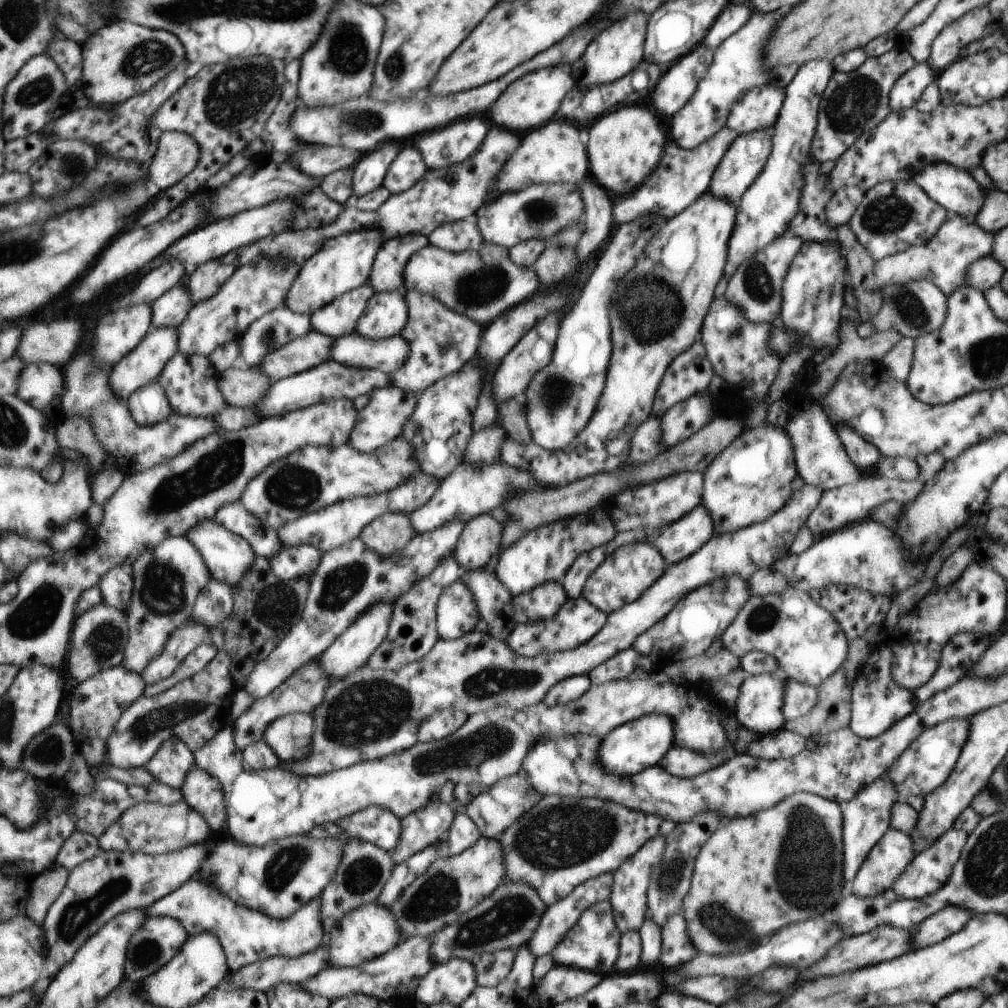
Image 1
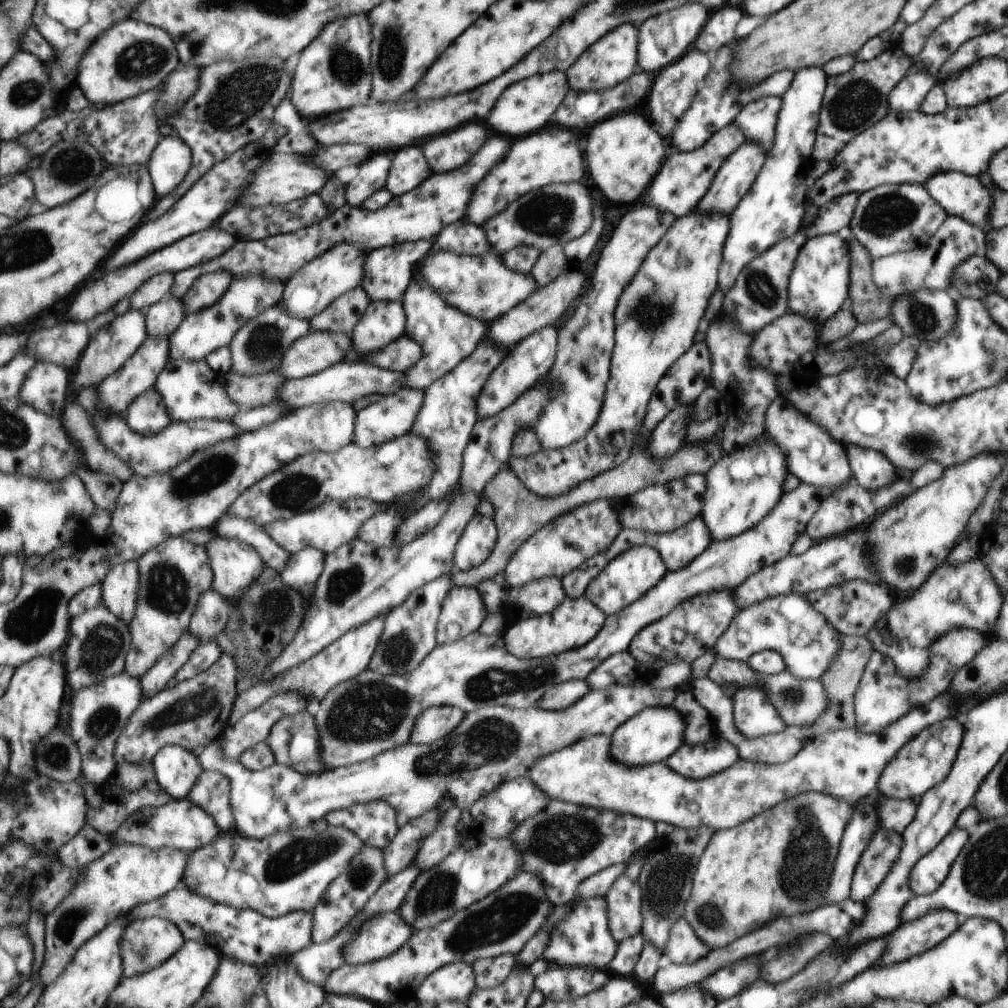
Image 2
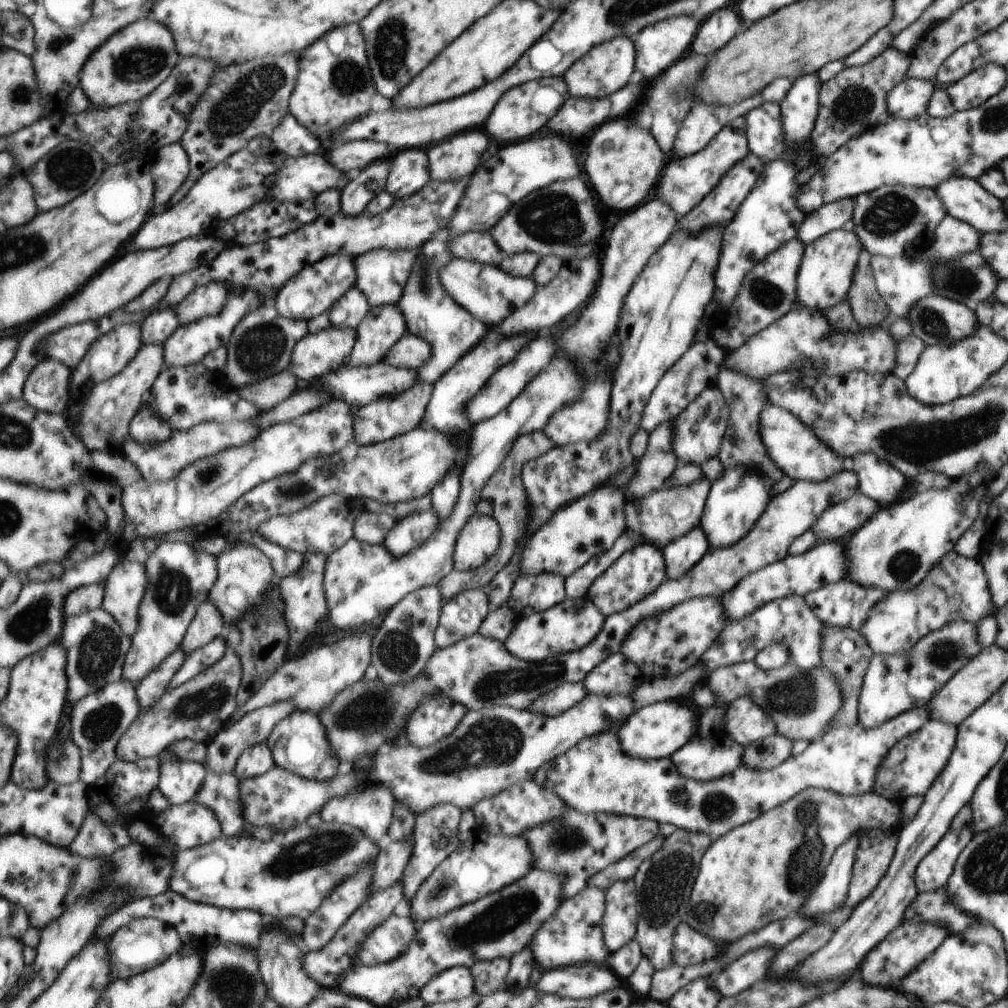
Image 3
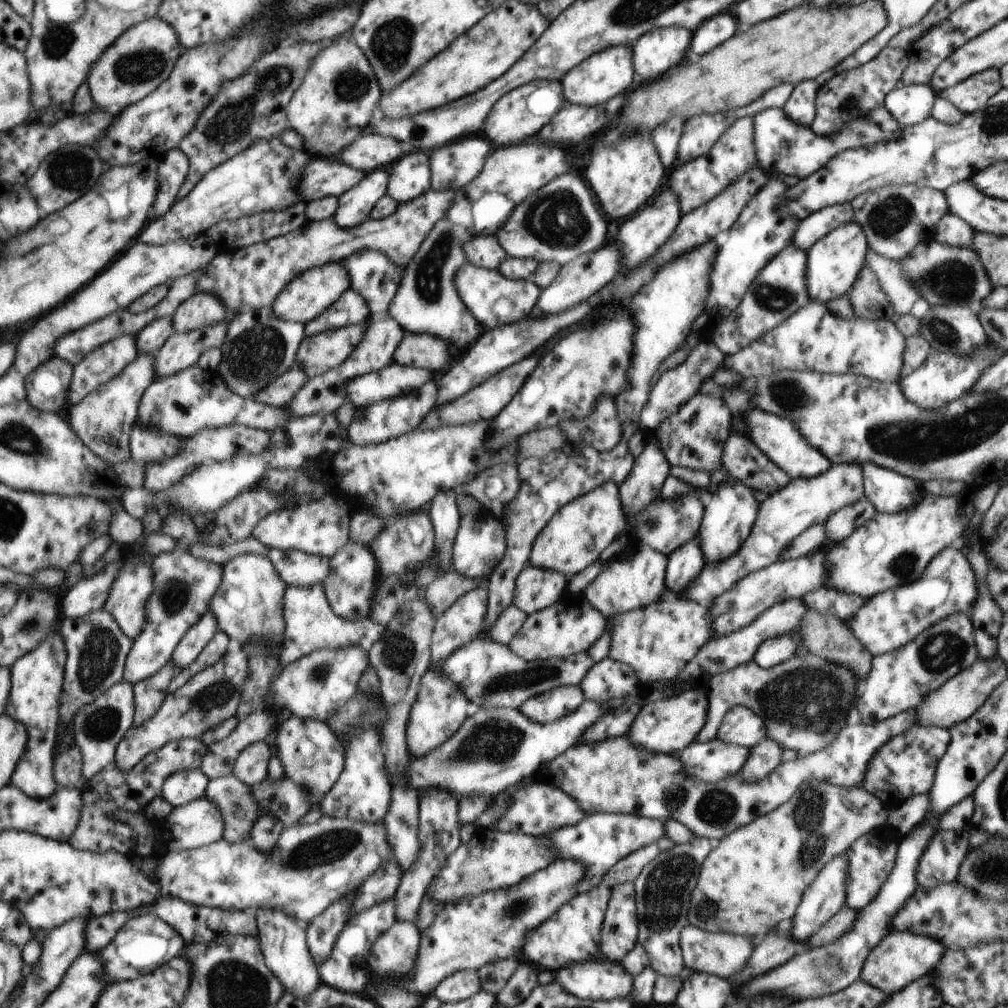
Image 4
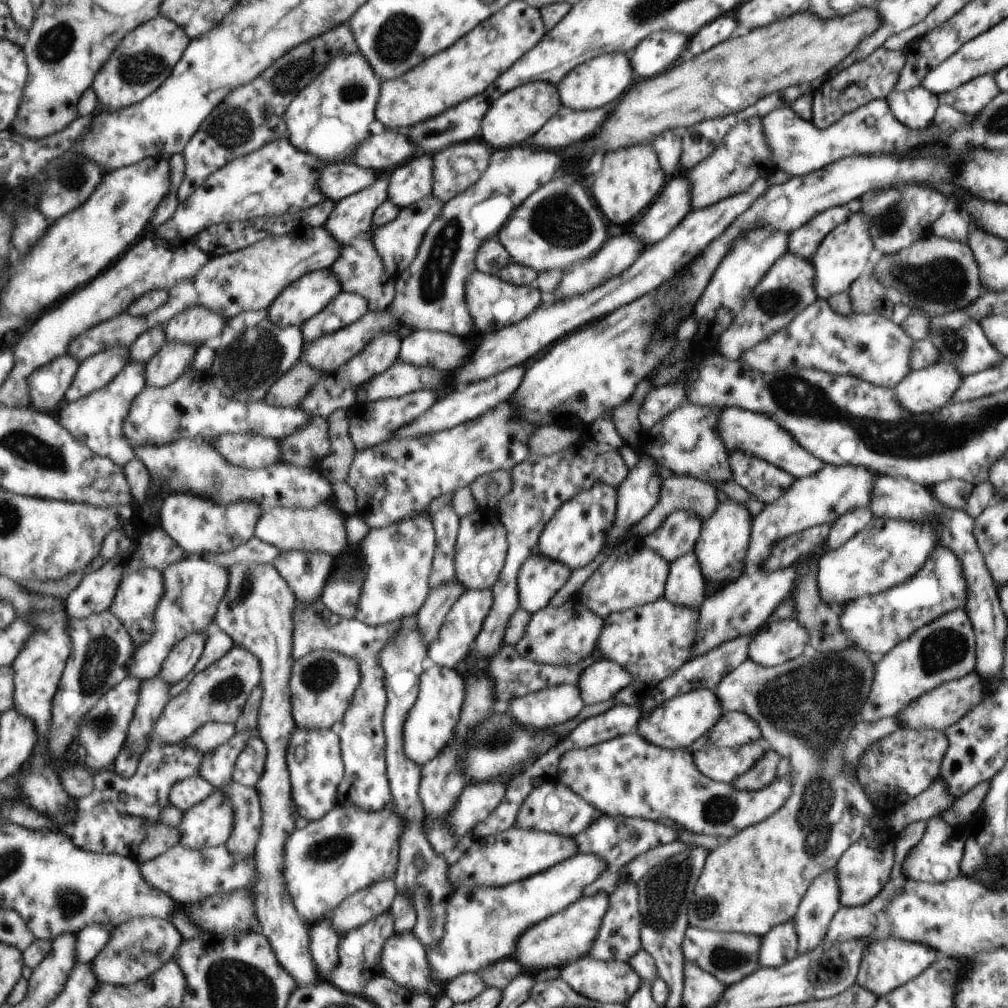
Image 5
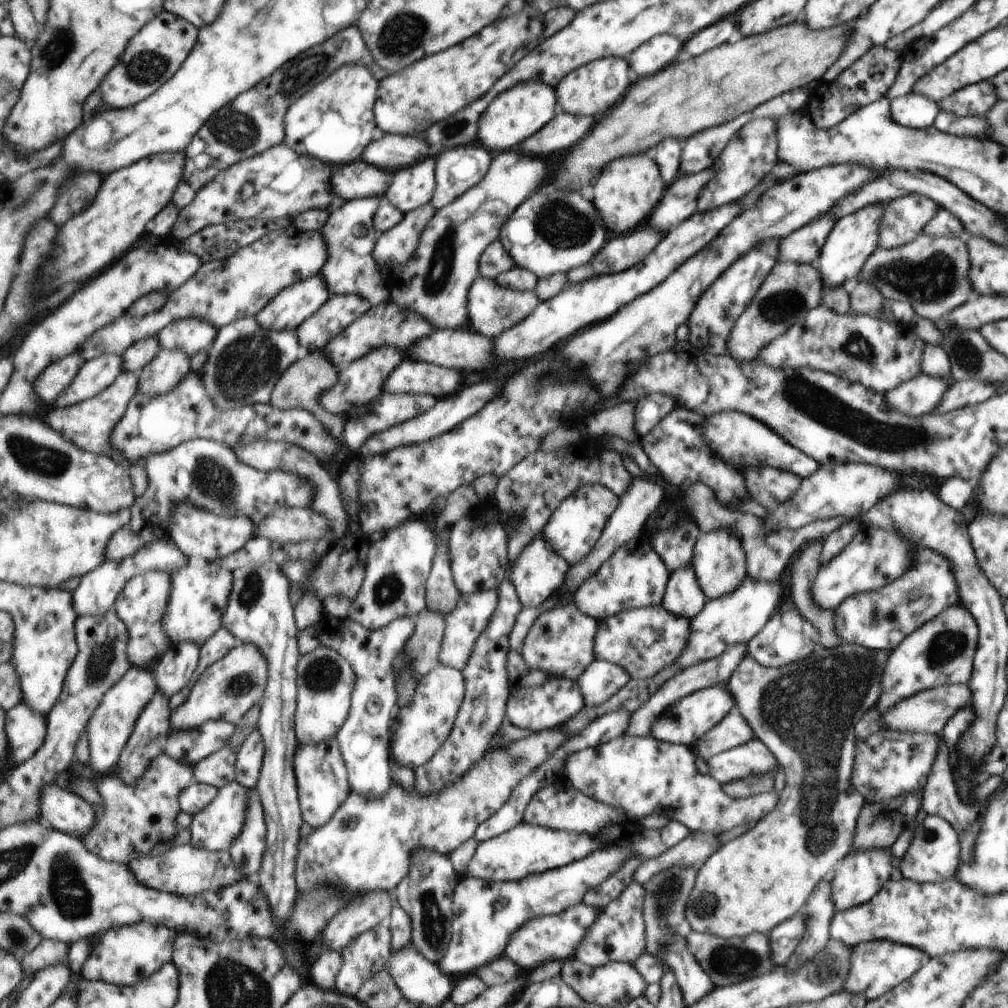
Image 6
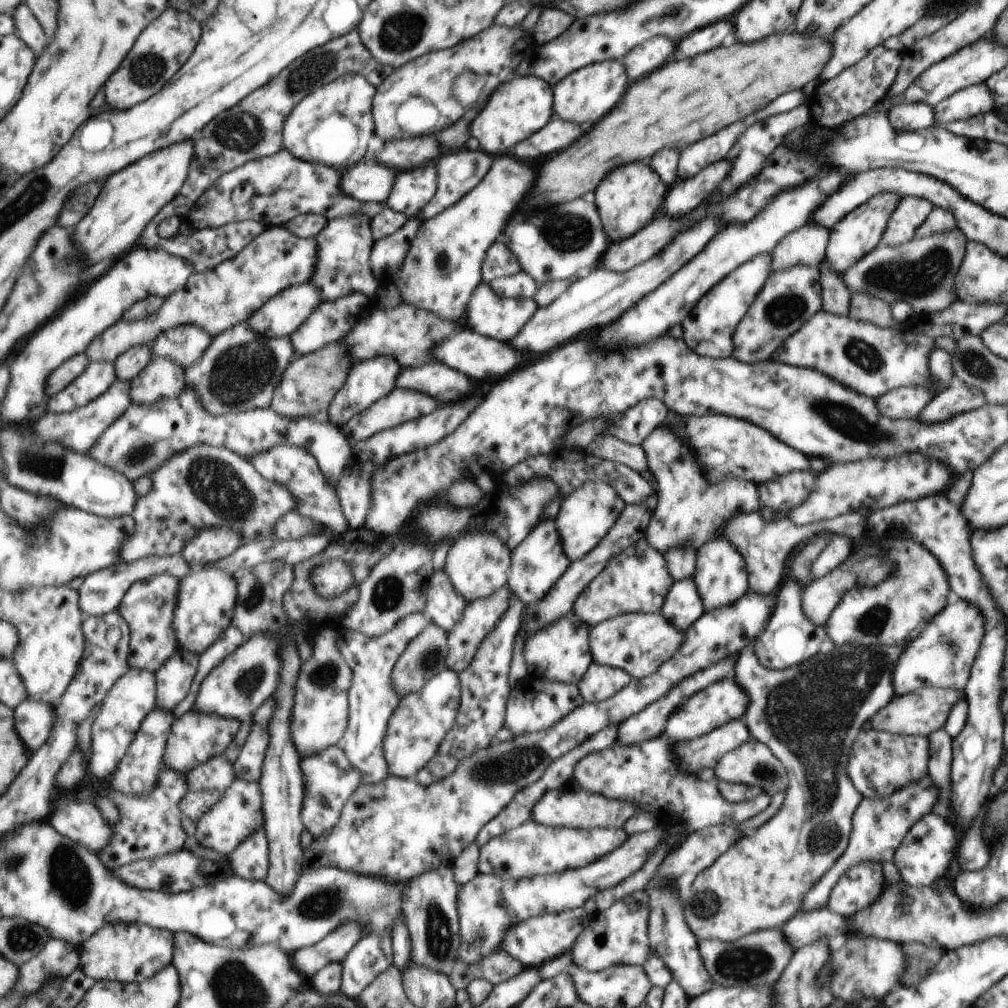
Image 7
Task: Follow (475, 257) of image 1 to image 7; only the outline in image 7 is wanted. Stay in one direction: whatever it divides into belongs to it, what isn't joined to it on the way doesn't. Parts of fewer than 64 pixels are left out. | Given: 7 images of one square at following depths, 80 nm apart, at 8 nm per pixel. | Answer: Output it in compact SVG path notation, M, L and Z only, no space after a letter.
M481 283L476 286L476 290L468 302L465 327L498 341L511 341L532 318L532 314L536 312L537 307L531 297L526 299L505 298L502 295L497 295L487 283Z

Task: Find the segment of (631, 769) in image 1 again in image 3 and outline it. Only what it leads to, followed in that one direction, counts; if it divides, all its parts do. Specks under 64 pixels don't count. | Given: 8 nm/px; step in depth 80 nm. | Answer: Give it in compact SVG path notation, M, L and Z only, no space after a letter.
M688 697L668 699L643 706L627 717L615 732L621 752L627 754L629 758L639 758L639 760L672 757L681 746L686 745L698 734L699 713L700 710Z

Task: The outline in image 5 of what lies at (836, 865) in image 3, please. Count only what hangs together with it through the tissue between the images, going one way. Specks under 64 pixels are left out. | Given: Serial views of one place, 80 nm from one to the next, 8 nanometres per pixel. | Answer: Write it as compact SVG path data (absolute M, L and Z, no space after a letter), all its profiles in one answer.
M835 868L815 878L815 882L804 894L801 906L796 910L797 918L792 918L799 954L809 953L819 946L836 910L841 908L839 880L834 870Z

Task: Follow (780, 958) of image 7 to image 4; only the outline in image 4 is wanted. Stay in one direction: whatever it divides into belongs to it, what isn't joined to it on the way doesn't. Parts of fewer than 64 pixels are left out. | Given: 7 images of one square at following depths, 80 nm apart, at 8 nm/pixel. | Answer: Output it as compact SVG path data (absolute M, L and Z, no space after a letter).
M686 925L679 932L678 946L683 966L688 972L706 973L725 979L736 977L741 970L744 970L755 949L755 939L727 933L709 933Z

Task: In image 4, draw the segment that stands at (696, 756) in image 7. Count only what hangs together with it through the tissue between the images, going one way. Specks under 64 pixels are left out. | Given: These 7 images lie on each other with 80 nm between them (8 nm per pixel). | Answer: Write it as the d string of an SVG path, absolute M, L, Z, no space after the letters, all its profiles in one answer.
M733 706L721 718L719 729L714 736L745 748L757 745L766 737L768 730L764 720L747 706Z

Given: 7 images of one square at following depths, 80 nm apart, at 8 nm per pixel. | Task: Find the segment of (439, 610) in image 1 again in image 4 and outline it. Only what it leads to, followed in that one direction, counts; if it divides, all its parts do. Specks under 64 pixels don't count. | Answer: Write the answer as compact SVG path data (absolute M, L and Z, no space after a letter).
M485 586L473 588L465 592L452 606L447 606L445 610L435 619L433 632L431 634L431 646L429 646L429 654L431 654L430 662L437 664L443 662L443 658L448 658L453 650L464 646L465 642L473 641L481 635L483 623L487 618L488 611L488 592Z

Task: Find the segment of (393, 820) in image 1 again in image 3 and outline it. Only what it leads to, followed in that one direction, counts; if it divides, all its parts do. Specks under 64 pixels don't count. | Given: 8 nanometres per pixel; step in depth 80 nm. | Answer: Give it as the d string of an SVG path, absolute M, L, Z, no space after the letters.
M363 786L361 790L353 790L353 794L345 796L345 798L333 798L331 802L327 802L321 814L321 819L325 825L337 823L353 826L353 828L361 830L365 834L365 838L369 838L373 844L377 844L382 836L387 835L395 803L396 800L393 800L393 796L387 788Z

